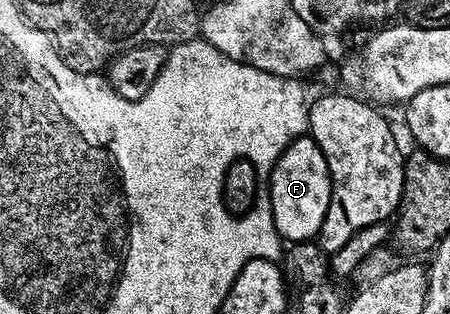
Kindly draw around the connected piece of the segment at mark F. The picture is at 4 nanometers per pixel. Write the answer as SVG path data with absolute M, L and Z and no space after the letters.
M302 134L288 144L267 179L266 198L281 239L292 245L315 240L322 229L322 221L326 221L326 209L332 196L332 178L326 157L312 140L311 134Z

